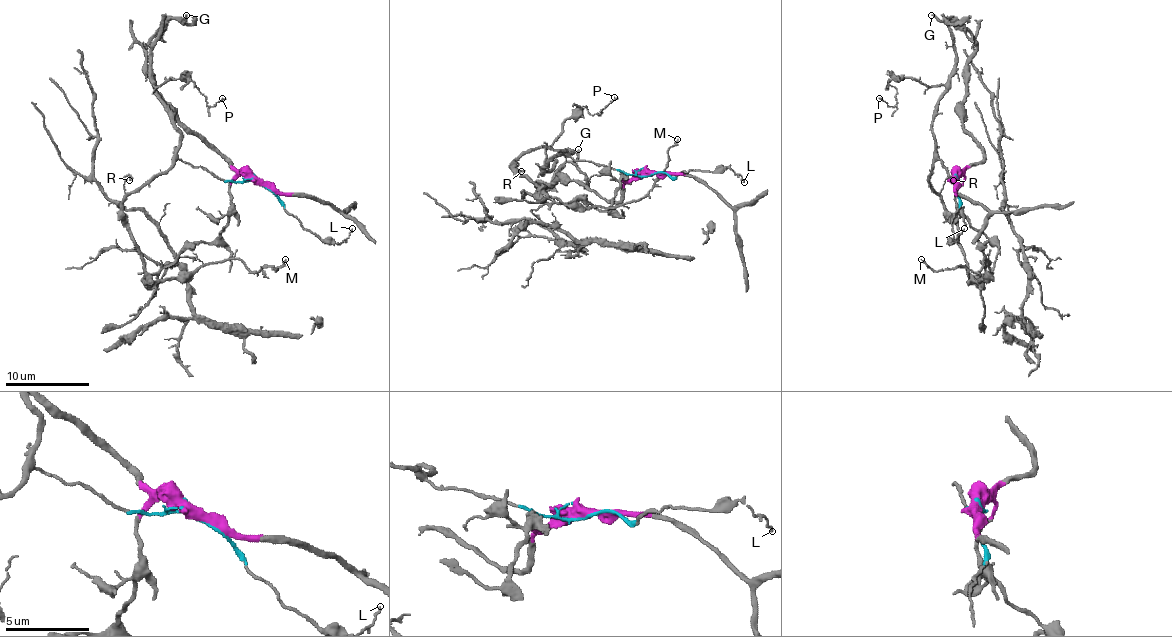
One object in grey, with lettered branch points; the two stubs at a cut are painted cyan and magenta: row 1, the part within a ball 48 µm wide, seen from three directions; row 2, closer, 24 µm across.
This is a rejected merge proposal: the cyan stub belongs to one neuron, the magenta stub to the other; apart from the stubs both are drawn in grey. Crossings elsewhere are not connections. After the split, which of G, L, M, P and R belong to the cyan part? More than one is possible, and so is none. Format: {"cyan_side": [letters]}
{"cyan_side": ["L", "M", "P", "R"]}

